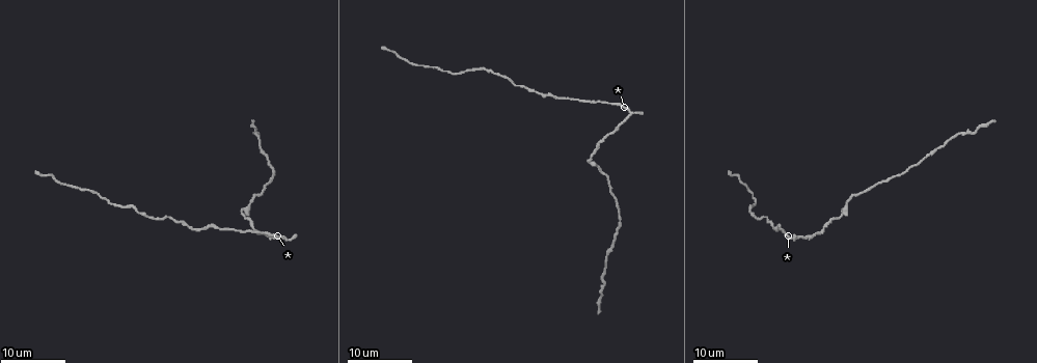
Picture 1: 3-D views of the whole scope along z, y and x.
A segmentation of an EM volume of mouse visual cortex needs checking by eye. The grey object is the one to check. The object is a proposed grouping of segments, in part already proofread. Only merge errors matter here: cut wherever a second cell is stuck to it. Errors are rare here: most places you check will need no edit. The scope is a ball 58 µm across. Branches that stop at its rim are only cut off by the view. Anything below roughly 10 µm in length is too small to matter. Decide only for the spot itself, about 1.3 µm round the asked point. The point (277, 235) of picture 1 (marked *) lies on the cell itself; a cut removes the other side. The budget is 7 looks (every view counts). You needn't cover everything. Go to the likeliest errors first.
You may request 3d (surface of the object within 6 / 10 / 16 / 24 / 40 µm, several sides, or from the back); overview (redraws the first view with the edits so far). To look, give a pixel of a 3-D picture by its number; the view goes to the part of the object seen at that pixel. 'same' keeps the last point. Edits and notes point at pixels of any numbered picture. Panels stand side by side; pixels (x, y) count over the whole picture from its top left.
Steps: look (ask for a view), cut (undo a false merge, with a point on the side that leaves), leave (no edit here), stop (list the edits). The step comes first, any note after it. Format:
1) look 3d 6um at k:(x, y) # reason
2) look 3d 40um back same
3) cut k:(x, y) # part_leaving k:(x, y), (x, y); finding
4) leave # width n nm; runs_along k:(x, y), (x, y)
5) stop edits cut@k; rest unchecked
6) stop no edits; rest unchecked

look 3d 16um at 1:(247, 207)

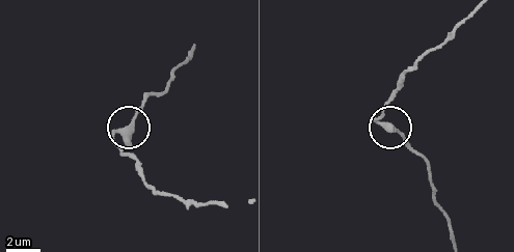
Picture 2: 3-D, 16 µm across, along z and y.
look 3d 10um at 2:(130, 123)

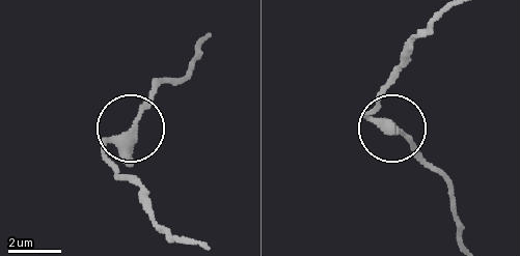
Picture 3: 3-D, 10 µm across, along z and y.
leave # width 230 nm; runs_along 3:(182, 242), (118, 170), (124, 137), (165, 79); continuous, no second cell

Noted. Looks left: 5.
look 3d 24um at 1:(611, 243) # sudden change in width

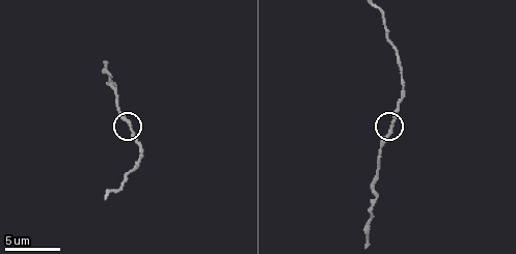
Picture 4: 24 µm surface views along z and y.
look 3d 6um at 4:(391, 129)

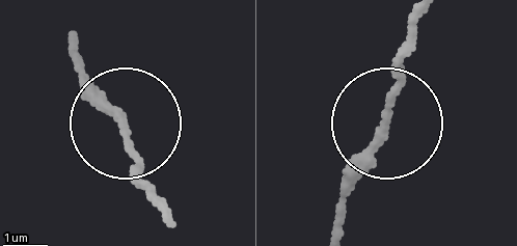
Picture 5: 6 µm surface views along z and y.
leave # all the same cell

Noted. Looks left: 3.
look 3d 16um at 1:(177, 220) # thick turns thin

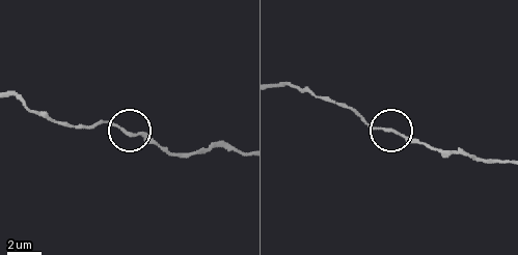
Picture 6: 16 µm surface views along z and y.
look 3d 6um at 6:(128, 134)

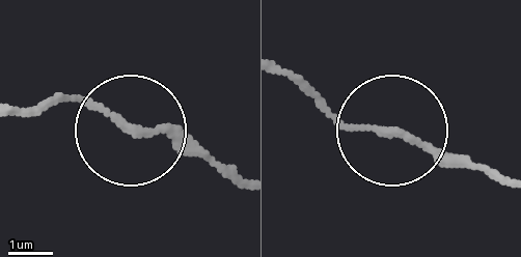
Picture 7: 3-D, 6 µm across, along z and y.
leave # runs_along 7:(243, 180), (57, 95); all the same cell

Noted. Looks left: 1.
stop no edits; rest unchecked

